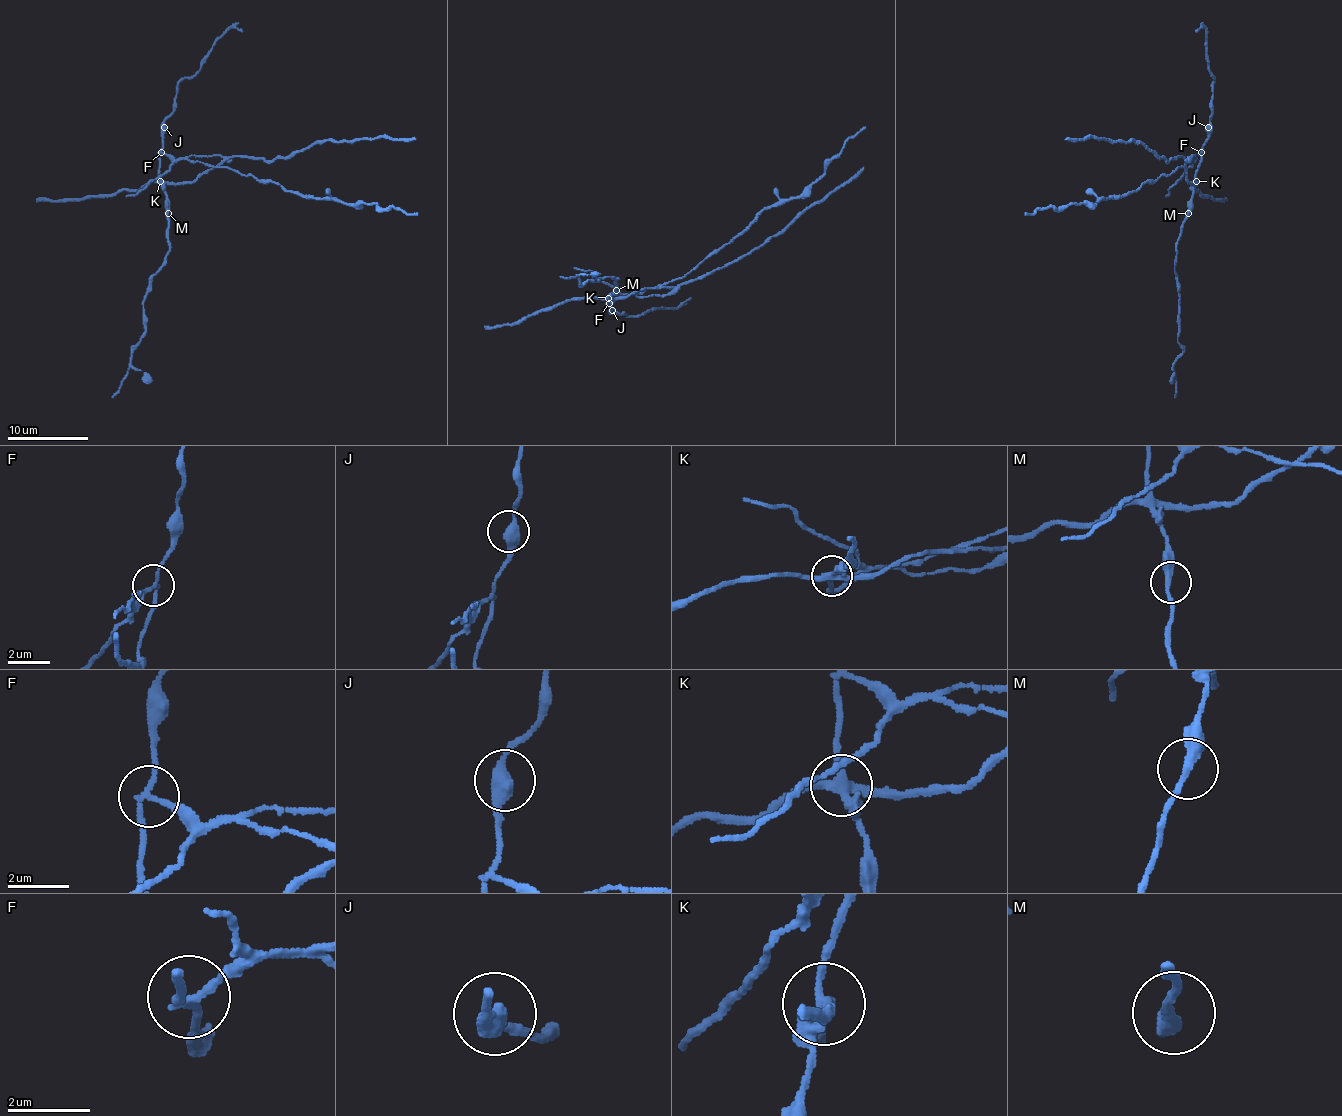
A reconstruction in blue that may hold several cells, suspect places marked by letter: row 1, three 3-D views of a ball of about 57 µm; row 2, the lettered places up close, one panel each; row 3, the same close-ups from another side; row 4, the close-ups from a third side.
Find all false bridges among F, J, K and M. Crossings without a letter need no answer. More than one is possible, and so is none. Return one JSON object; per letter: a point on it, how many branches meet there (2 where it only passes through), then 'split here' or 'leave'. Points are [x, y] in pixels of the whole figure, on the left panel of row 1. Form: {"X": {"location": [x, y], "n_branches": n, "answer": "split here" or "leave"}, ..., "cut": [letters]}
{"F": {"location": [161, 152], "n_branches": 3, "answer": "split here"}, "J": {"location": [164, 127], "n_branches": 2, "answer": "leave"}, "K": {"location": [160, 181], "n_branches": 5, "answer": "split here"}, "M": {"location": [168, 213], "n_branches": 2, "answer": "leave"}, "cut": ["F", "K"]}

